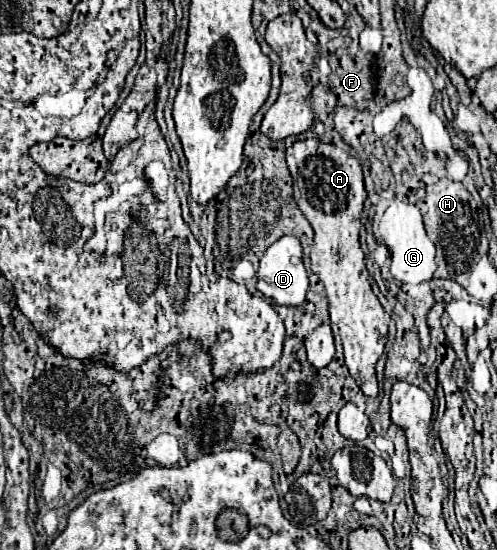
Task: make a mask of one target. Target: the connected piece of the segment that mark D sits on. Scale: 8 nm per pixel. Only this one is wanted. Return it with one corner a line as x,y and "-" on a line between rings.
284,235
266,249
266,253
260,259
256,289
272,301
278,301
278,305
298,307
304,303
304,295
308,291
308,277
302,263
302,247
294,235

